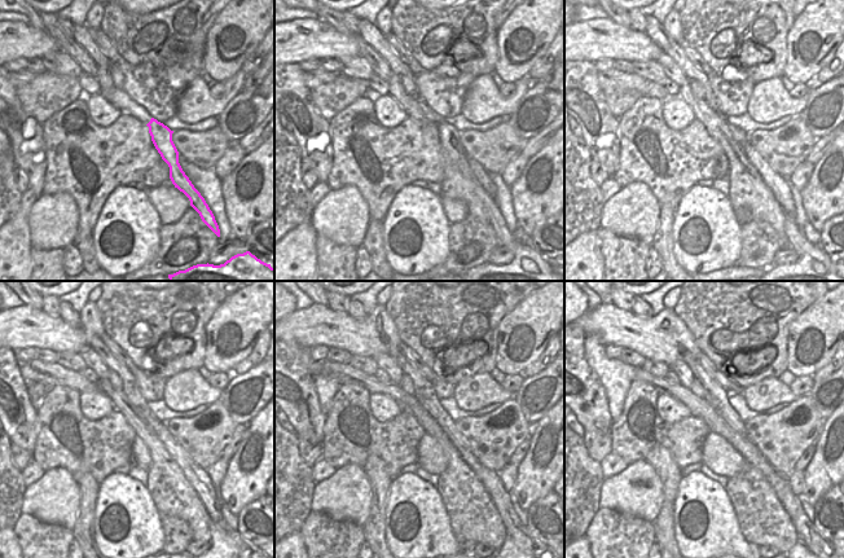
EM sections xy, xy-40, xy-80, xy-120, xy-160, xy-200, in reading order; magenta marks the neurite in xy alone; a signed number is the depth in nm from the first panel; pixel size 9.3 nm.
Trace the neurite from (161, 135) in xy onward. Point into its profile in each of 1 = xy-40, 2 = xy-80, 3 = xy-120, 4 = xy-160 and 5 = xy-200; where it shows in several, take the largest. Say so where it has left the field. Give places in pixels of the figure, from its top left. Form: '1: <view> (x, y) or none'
1: xy-40 (448, 135)
2: xy-80 (809, 254)
3: xy-120 (222, 544)
4: xy-160 (508, 544)
5: xy-200 (799, 544)

